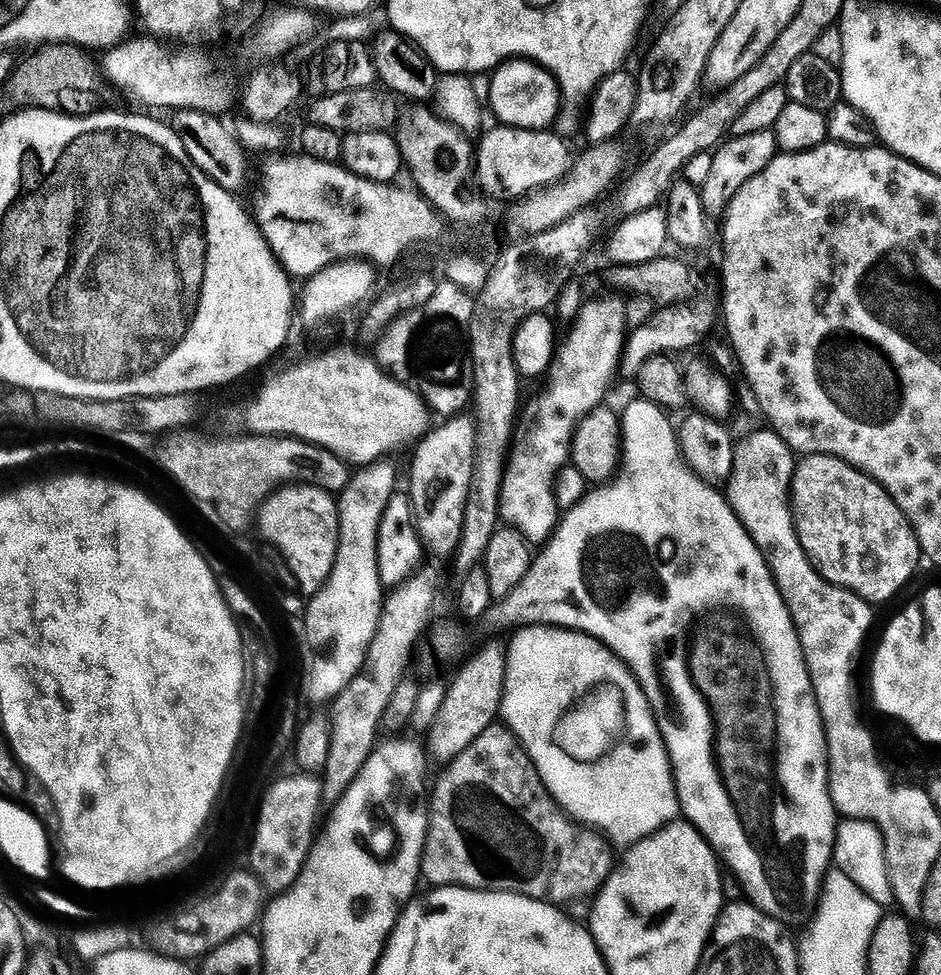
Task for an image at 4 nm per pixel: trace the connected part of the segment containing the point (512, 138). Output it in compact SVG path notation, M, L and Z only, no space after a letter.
M501 124L495 127L481 135L483 138L480 144L477 143L474 154L474 180L486 195L494 198L503 196L507 202L523 199L537 190L561 183L570 173L574 158L570 156L569 143L560 134L552 130L534 131Z

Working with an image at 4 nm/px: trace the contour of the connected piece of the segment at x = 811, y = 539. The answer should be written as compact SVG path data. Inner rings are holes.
M804 456L792 473L792 517L796 519L796 533L802 542L802 550L806 550L822 578L861 596L873 606L894 599L911 582L916 567L922 561L916 530L905 515L898 516L898 540L884 540L886 524L882 516L882 500L885 492L877 480L870 479L866 473L833 456Z

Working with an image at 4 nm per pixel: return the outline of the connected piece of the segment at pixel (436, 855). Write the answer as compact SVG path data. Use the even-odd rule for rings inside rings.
M503 723L492 724L464 753L451 764L447 765L448 781L430 796L430 819L428 822L428 837L424 843L424 853L420 863L420 875L425 881L429 880L432 888L473 888L479 892L513 892L519 896L529 896L535 900L544 900L547 904L568 906L571 900L584 900L595 897L604 887L609 876L614 871L612 860L613 845L597 829L585 826L572 819L564 811L562 805L550 794L550 790L542 782L534 762L528 756L528 749L521 744L520 739L512 733L512 729Z

